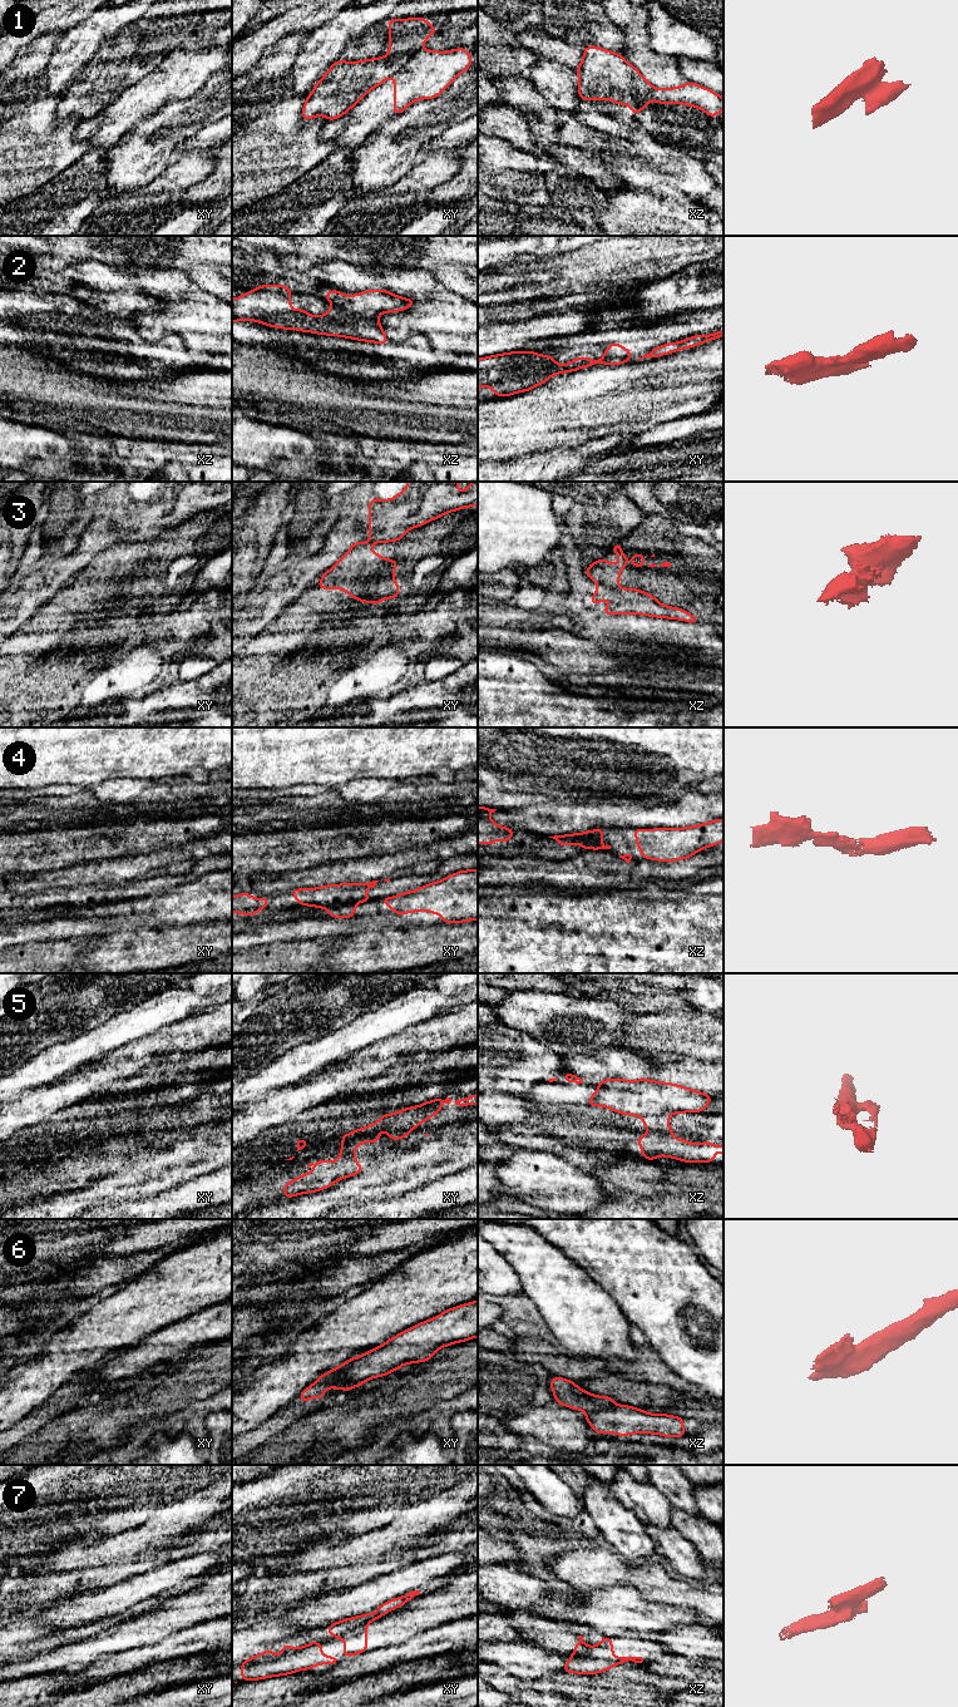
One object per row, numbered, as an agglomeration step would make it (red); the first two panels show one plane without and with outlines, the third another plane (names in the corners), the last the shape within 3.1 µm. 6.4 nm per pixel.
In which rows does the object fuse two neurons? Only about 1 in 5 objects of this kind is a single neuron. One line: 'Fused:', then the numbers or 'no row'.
Fused: 1, 2, 3, 4, 5, 6, 7

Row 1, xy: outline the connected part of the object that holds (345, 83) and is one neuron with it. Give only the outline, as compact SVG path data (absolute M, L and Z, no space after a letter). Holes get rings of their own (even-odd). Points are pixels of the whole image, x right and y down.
M390 18L389 54L361 61L336 60L306 98L301 118L305 120L322 115L329 120L339 119L355 107L370 90L382 84L390 77L400 73L435 31L438 29L429 24L425 18Z

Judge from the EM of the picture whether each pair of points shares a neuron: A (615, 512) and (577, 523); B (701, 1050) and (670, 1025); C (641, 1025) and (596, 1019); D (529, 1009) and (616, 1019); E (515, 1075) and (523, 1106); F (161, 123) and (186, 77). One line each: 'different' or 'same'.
A: same
B: same
C: different
D: same
E: different
F: different

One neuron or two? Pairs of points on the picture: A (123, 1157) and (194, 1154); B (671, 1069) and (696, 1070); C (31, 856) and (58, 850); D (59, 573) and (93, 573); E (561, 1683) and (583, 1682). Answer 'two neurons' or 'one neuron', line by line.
A: two neurons
B: one neuron
C: one neuron
D: two neurons
E: one neuron

